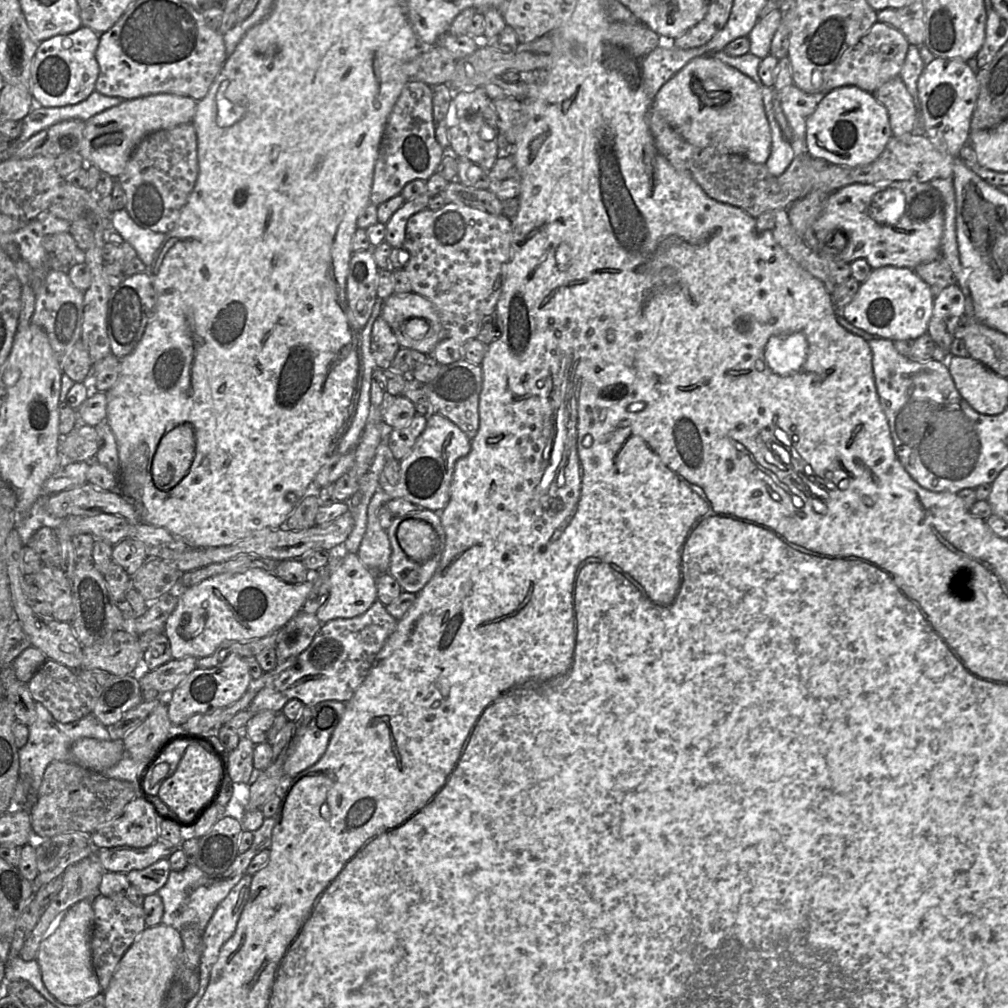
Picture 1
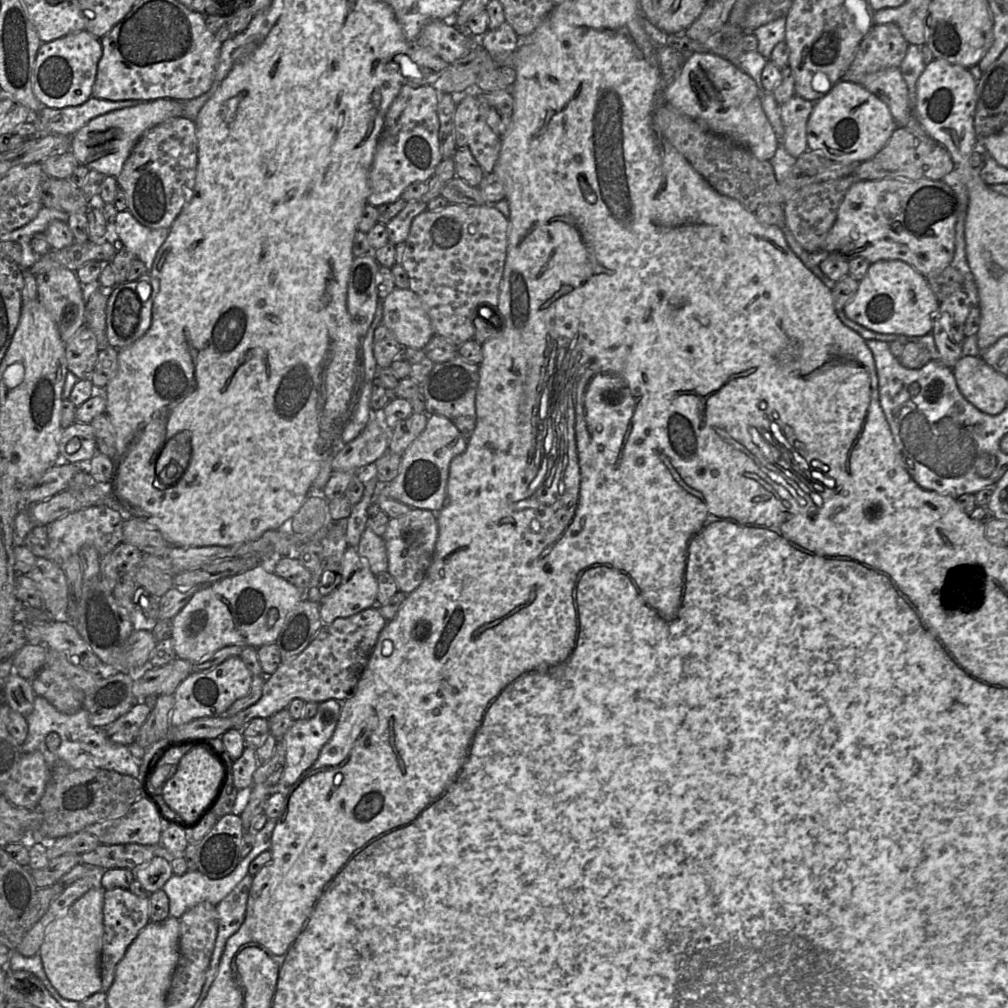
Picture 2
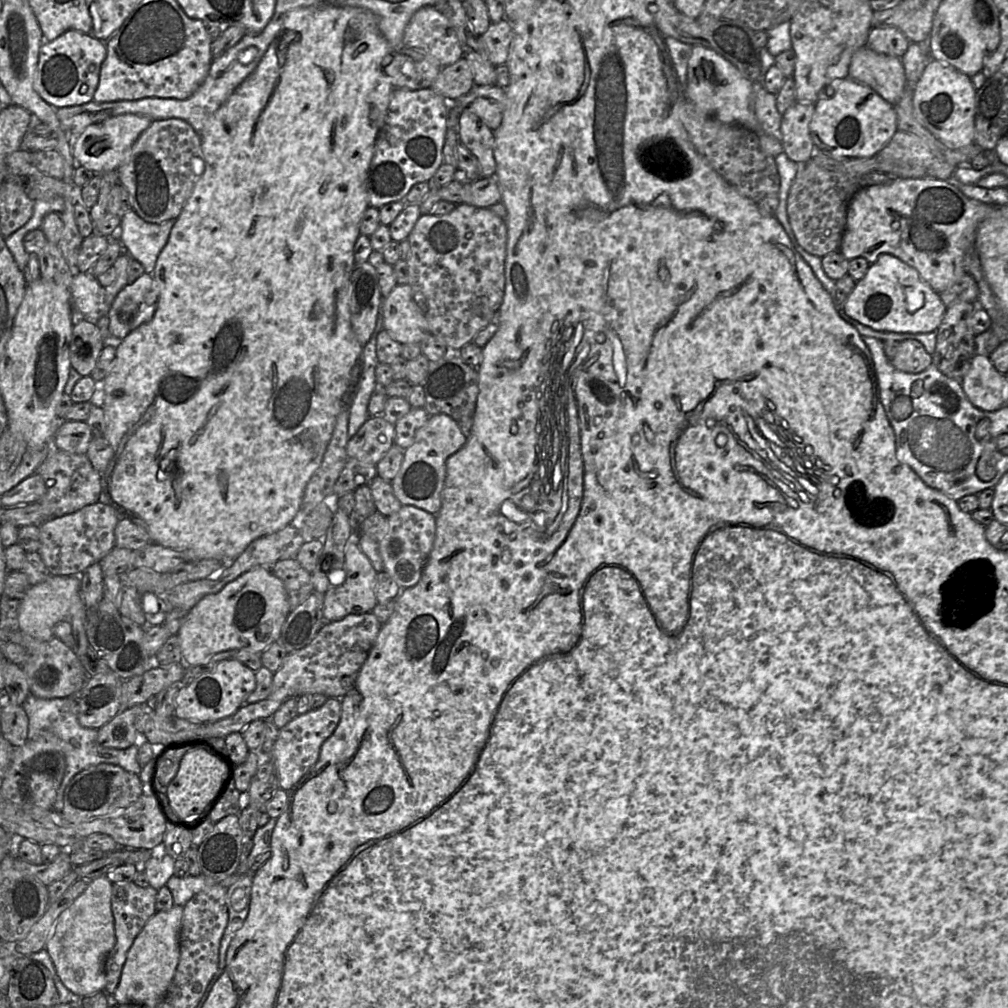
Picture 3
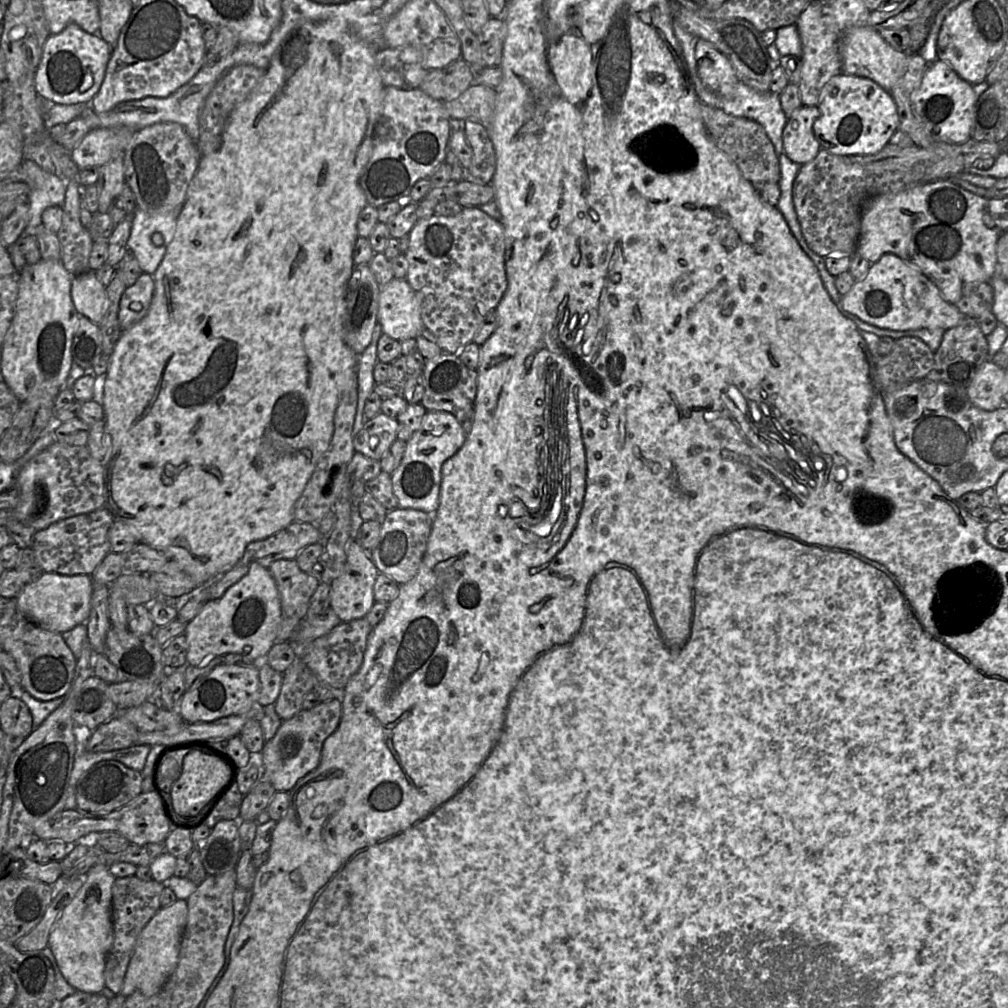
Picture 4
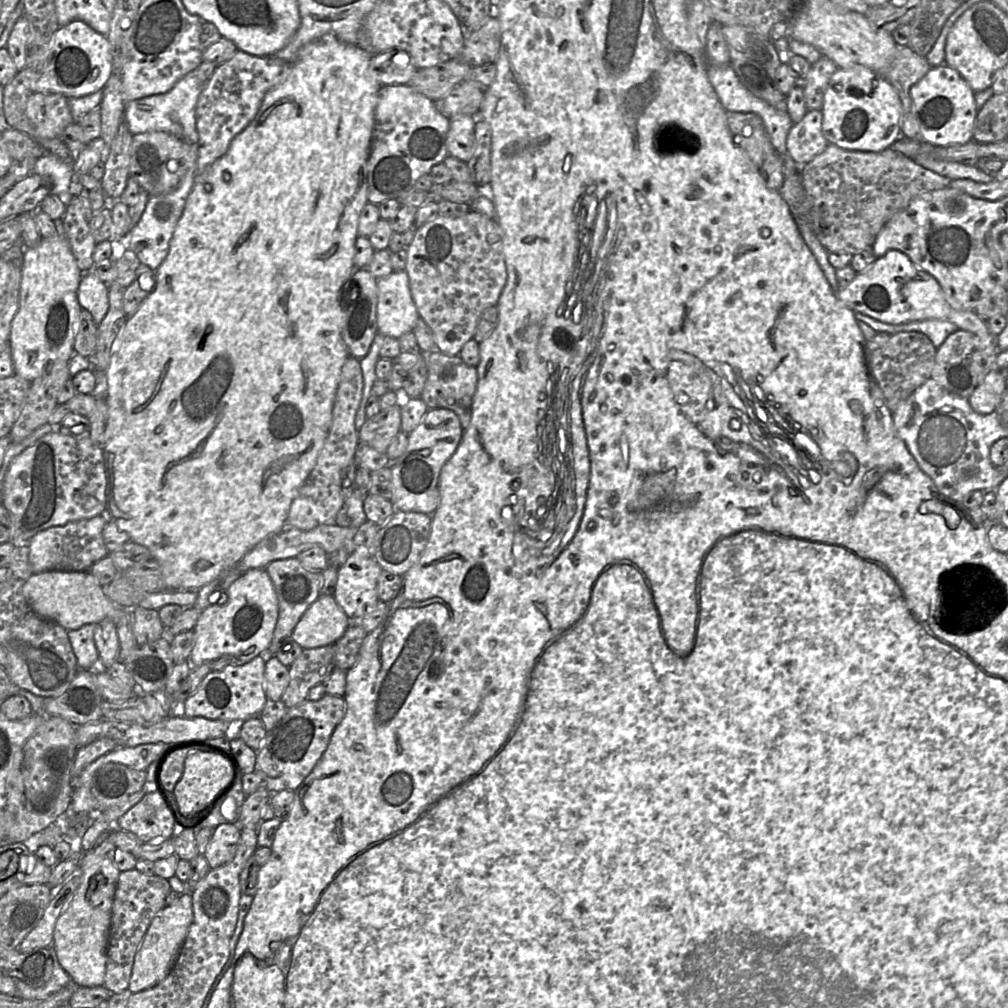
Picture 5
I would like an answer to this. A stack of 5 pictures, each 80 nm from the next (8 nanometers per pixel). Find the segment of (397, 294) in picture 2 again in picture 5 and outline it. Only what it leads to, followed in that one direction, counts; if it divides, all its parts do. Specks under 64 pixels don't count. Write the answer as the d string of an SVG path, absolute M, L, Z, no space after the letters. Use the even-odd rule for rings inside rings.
M405 270L377 279L377 325L382 335L400 338L413 331L420 315L412 298Z

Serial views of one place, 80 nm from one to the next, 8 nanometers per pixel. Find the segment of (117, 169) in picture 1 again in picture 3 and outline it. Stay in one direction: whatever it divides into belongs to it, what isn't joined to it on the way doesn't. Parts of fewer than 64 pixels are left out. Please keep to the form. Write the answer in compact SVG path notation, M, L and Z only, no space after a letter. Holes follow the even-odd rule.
M121 114L87 126L77 137L73 138L72 156L77 163L95 173L103 174L117 170L126 160L133 144L153 120L141 114Z

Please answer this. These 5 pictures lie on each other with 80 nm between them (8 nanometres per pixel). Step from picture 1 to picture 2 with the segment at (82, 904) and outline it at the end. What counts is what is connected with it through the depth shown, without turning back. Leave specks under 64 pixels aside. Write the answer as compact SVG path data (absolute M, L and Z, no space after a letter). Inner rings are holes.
M97 885L76 900L49 926L39 950L44 972L59 995L82 1002L102 991L100 955L102 949L105 890Z

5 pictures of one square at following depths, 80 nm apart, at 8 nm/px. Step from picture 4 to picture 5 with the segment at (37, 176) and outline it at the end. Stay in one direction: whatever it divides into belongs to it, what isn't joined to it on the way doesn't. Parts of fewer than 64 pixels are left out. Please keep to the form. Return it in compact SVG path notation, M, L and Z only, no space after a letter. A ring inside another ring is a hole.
M46 153L37 159L32 173L40 175L47 181L51 194L59 196L65 205L69 203L72 198L69 188L73 175L73 161L63 161L53 154Z

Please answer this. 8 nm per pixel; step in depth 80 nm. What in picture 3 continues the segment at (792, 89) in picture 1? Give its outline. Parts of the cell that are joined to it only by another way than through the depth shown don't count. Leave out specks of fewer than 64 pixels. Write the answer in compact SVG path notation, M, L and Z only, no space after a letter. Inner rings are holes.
M796 101L782 115L783 151L798 164L806 164L816 151L809 130L814 112L815 103Z

